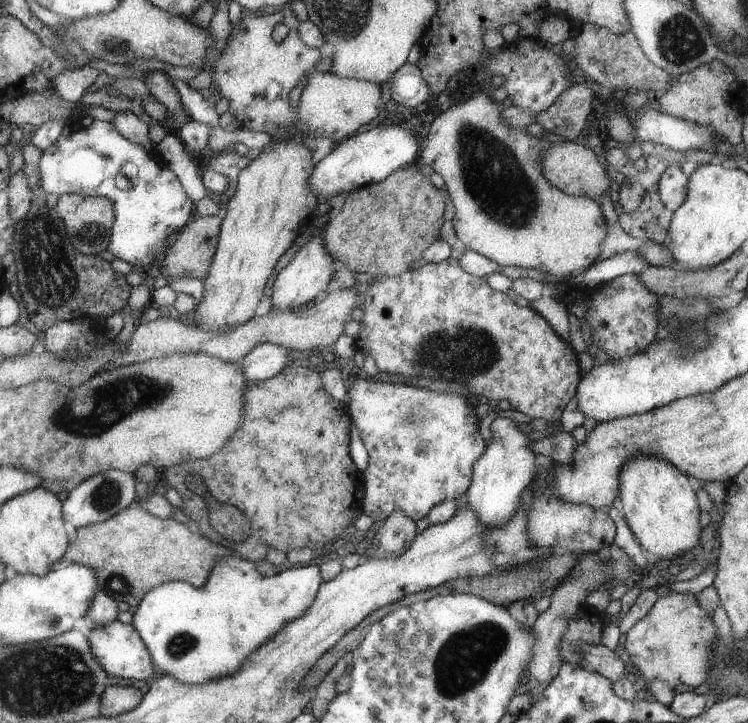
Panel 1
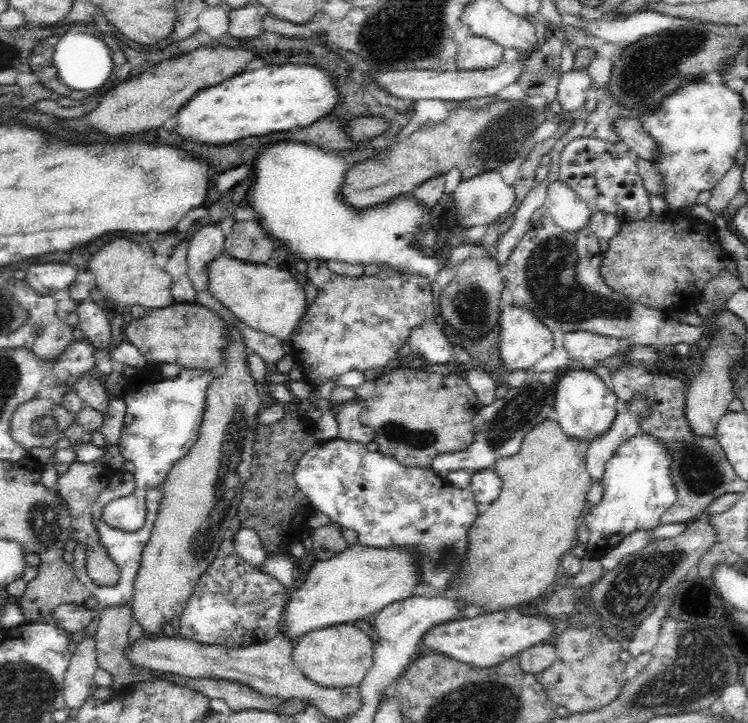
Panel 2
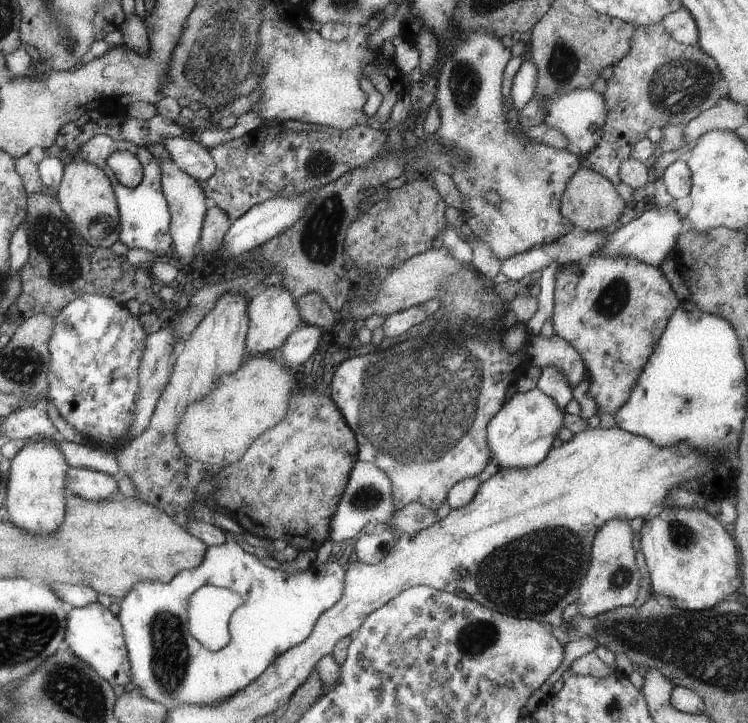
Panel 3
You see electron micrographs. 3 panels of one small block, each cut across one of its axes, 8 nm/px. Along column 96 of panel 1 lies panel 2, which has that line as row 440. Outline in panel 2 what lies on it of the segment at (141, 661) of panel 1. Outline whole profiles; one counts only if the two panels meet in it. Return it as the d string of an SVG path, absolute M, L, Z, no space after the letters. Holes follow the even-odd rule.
M640 432L616 448L606 462L601 478L604 485L602 500L595 507L587 508L581 518L580 523L585 523L589 530L587 556L599 559L608 550L616 548L626 534L661 524L662 515L677 498L670 467L671 454L667 452L667 446L650 434Z

